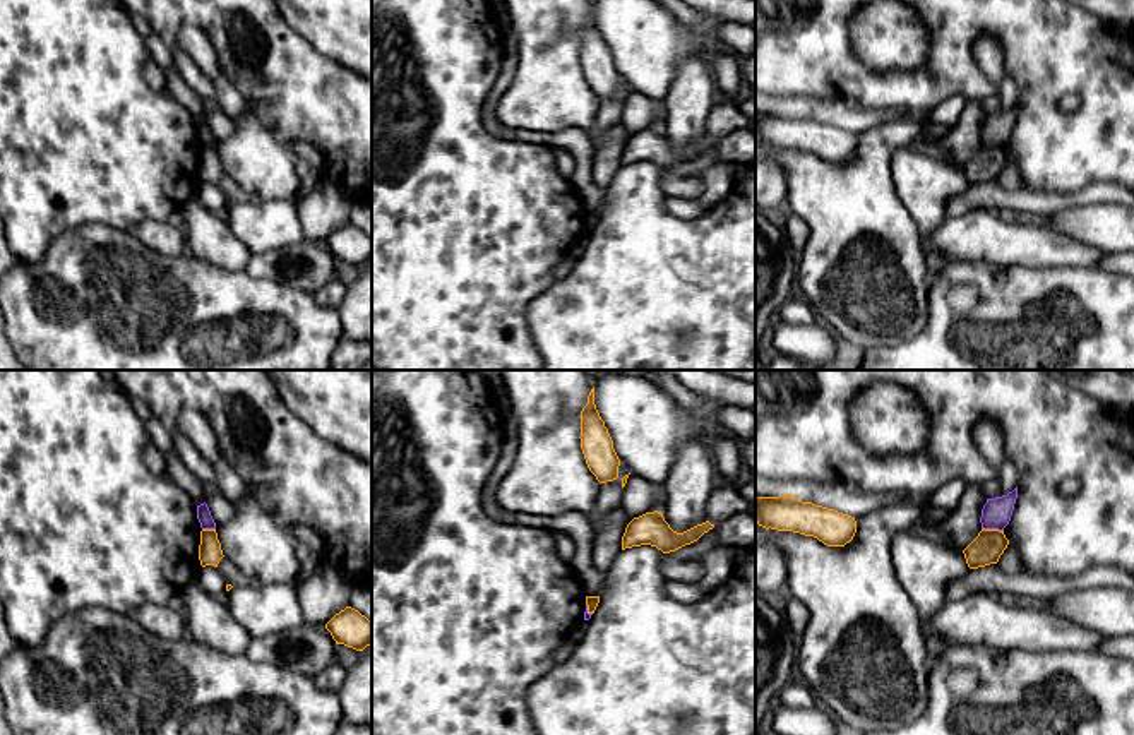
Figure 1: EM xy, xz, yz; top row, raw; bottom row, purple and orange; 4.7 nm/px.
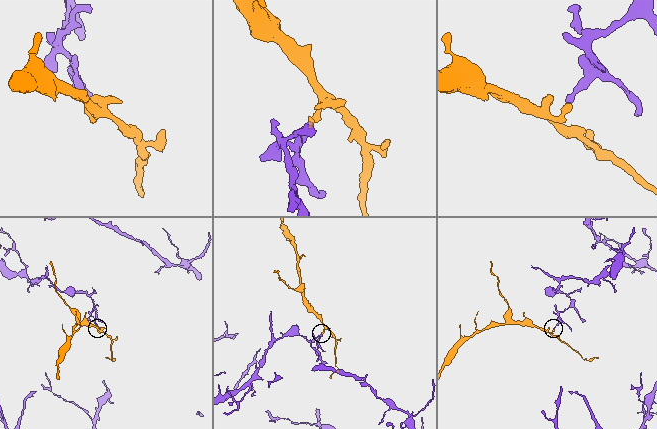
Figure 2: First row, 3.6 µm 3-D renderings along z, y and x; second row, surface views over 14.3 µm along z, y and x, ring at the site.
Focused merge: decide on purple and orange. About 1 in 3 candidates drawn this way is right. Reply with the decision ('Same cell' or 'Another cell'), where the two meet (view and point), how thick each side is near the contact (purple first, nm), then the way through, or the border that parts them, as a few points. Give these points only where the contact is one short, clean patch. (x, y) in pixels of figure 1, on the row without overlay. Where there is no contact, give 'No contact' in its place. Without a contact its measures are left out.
Another cell. Touches purple at yz (992, 144). Thickness 140 nm (purple) against 150 nm. Boundary: yz (982, 144), (1002, 148)

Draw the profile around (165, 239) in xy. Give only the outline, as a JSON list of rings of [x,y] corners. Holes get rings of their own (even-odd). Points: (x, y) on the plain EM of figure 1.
[[[146,219],[132,231],[142,245],[161,255],[176,257],[187,250],[183,230],[170,223]]]

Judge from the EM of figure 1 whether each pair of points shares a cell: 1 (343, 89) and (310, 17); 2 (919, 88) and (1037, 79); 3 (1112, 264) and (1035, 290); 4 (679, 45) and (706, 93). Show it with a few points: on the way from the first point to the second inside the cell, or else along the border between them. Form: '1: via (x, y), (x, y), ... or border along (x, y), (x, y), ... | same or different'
1: border along (297, 33), (321, 53), (353, 72) | different
2: via (951, 65), (980, 24), (1014, 43) | same
3: border along (1095, 266), (1116, 273) | different
4: border along (706, 62), (684, 59), (667, 93) | different

